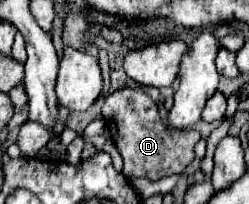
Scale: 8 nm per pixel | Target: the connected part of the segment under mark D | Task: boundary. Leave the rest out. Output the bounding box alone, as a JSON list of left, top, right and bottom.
[102,89,200,181]

